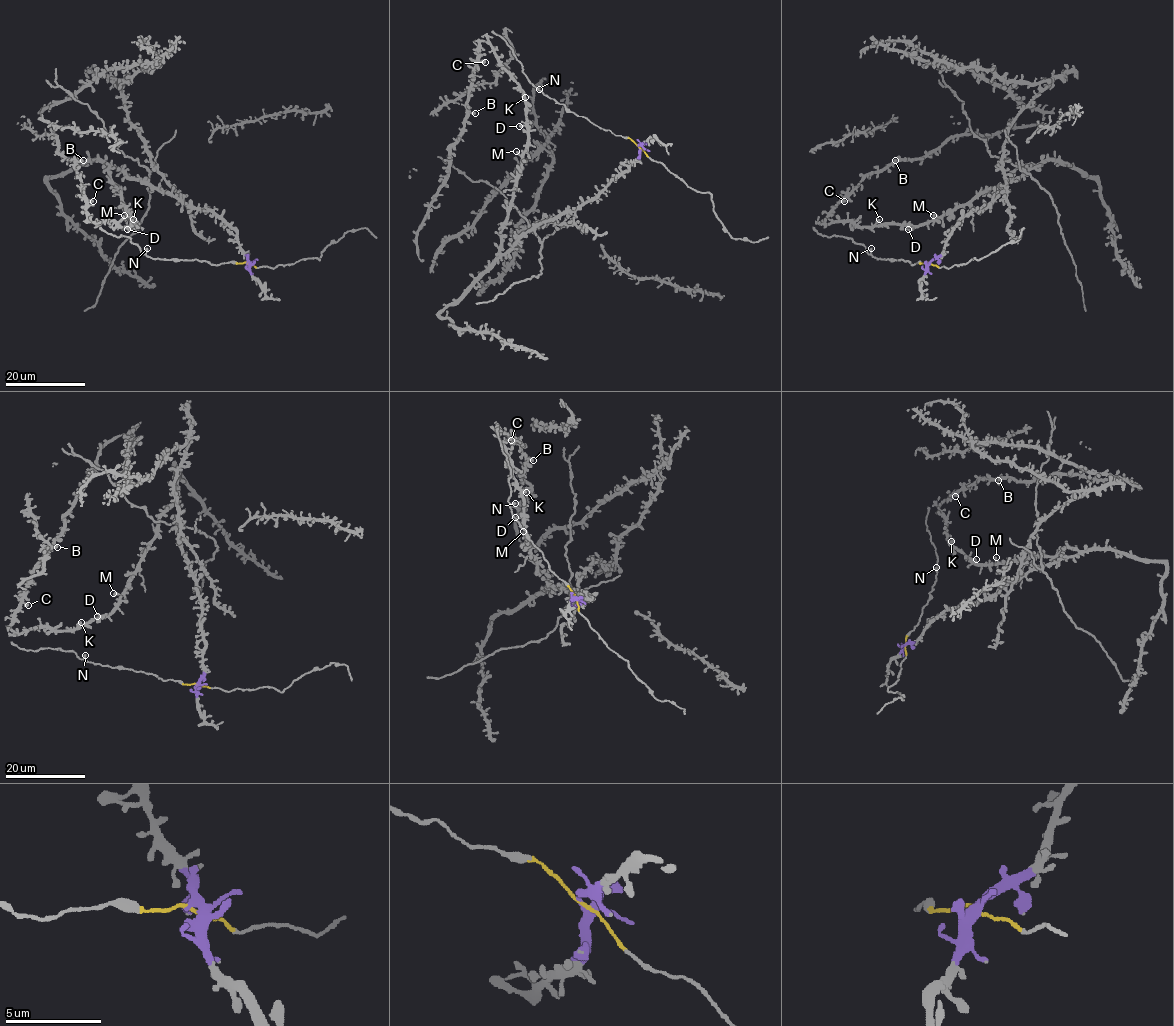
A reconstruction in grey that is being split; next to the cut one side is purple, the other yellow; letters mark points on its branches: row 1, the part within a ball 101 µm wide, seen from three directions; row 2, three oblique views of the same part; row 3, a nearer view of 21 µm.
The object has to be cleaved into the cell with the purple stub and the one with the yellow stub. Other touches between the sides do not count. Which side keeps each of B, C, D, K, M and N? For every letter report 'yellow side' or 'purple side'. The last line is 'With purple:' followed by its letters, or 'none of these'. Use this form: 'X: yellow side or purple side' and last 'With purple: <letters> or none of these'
B: purple side
C: purple side
D: purple side
K: purple side
M: purple side
N: yellow side
With purple: B, C, D, K, M

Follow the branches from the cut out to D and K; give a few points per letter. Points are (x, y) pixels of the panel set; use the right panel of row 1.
D: (929, 262), (941, 253), (960, 219), (983, 208), (1007, 183), (1035, 166), (1020, 165), (1003, 184), (908, 229)
K: (929, 262), (960, 219), (1035, 166), (1020, 165), (1003, 184), (927, 222), (876, 225), (879, 219)

